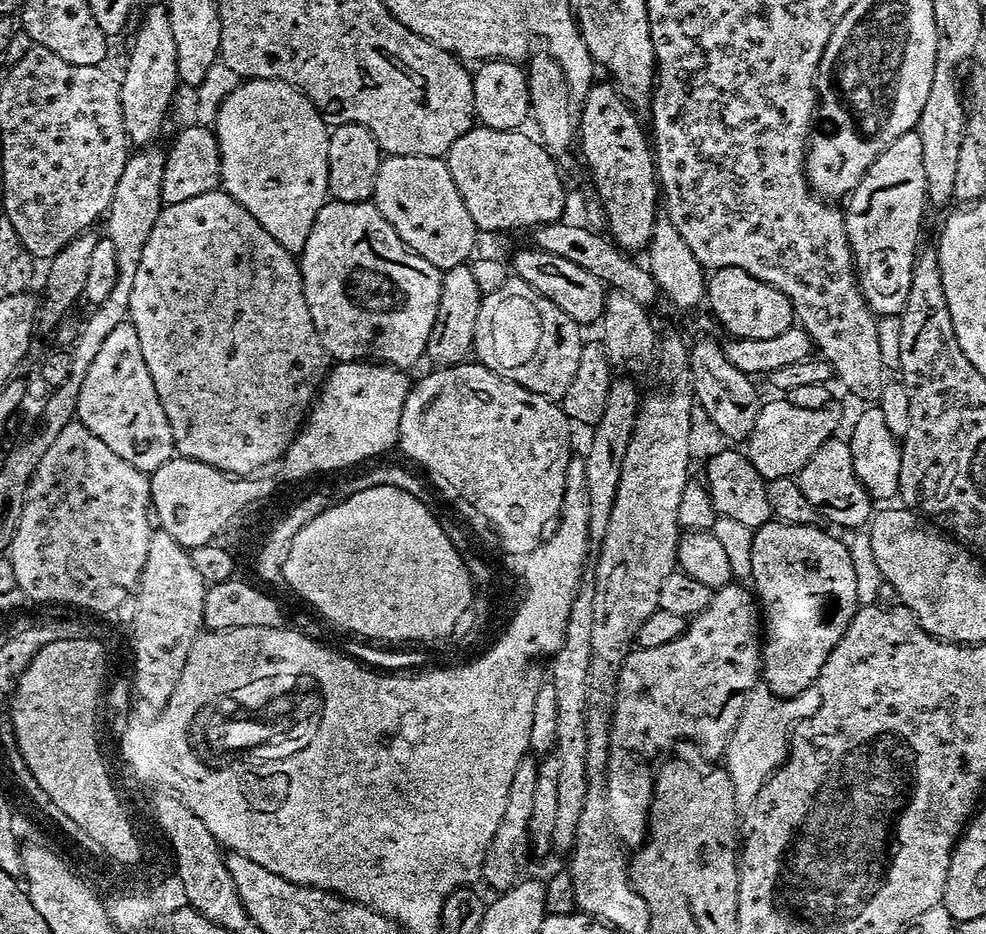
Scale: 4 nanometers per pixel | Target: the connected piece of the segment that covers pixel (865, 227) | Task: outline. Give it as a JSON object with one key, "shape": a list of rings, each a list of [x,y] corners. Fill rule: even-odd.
{"shape":[[[916,130],[890,142],[847,197],[846,219],[852,259],[856,262],[864,300],[877,317],[899,316],[904,311],[918,259],[916,243],[920,240],[920,223],[924,220],[927,198],[922,138]]]}

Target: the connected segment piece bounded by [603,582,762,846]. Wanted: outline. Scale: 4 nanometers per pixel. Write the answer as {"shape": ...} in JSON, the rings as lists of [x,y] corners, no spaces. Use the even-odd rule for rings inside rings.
{"shape":[[[733,582],[715,589],[710,598],[710,606],[706,606],[706,610],[702,610],[702,614],[691,617],[684,625],[684,633],[674,642],[665,642],[662,646],[654,646],[653,648],[637,647],[635,650],[629,651],[628,656],[624,659],[620,667],[620,674],[616,679],[616,705],[612,711],[612,725],[608,731],[608,763],[603,769],[605,774],[605,790],[608,792],[608,818],[612,826],[613,833],[621,845],[640,846],[645,843],[646,837],[650,832],[650,821],[648,822],[648,811],[653,811],[654,800],[652,804],[652,763],[659,758],[660,752],[664,752],[667,748],[672,748],[675,744],[697,744],[704,751],[704,756],[708,762],[716,762],[716,760],[725,755],[728,750],[728,743],[734,734],[734,730],[738,726],[738,722],[744,713],[744,707],[749,696],[758,687],[758,681],[762,676],[762,612],[758,607],[757,597],[754,595],[751,587],[745,586],[740,582]]]}

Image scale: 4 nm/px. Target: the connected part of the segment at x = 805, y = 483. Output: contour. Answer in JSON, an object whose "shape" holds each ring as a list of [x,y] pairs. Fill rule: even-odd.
{"shape":[[[833,438],[822,442],[822,446],[814,452],[814,458],[810,458],[806,466],[802,466],[798,479],[802,486],[802,494],[806,494],[806,498],[814,502],[814,506],[825,521],[833,520],[844,528],[860,530],[874,515],[874,501],[854,470],[854,458],[848,440],[840,439]]]}

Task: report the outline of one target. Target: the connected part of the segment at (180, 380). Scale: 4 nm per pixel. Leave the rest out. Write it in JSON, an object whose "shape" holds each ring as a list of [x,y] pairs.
{"shape":[[[217,190],[207,192],[206,194],[198,194],[198,198],[186,198],[186,202],[174,202],[173,204],[164,204],[158,214],[158,218],[154,222],[154,230],[150,230],[150,238],[146,238],[146,246],[142,249],[142,260],[138,262],[138,270],[134,273],[134,290],[130,290],[130,306],[128,307],[128,320],[134,326],[134,330],[138,330],[138,342],[142,346],[142,358],[146,358],[146,370],[150,370],[150,378],[154,378],[154,390],[158,390],[158,402],[162,402],[162,410],[166,410],[166,418],[170,422],[170,430],[174,434],[174,442],[176,443],[176,452],[185,456],[188,460],[197,460],[198,462],[206,462],[206,466],[214,466],[218,470],[227,472],[233,478],[252,478],[263,470],[267,464],[272,464],[281,459],[283,454],[290,445],[296,433],[300,431],[329,371],[330,357],[328,351],[322,346],[322,342],[318,338],[318,330],[314,330],[314,322],[310,318],[310,310],[306,306],[306,294],[304,293],[304,283],[302,282],[302,274],[297,257],[292,254],[286,255],[284,247],[277,242],[270,234],[266,234],[266,230],[254,218],[254,214],[250,214],[250,210],[246,210],[237,200],[230,198],[227,192]]]}

